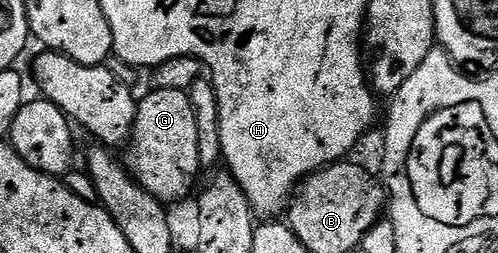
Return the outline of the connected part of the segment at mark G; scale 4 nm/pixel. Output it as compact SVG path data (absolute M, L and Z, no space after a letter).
M170 89L150 92L136 106L136 121L126 141L126 167L155 200L180 200L192 187L197 187L196 175L202 171L198 158L198 126L194 126L194 110L190 106L187 92Z

